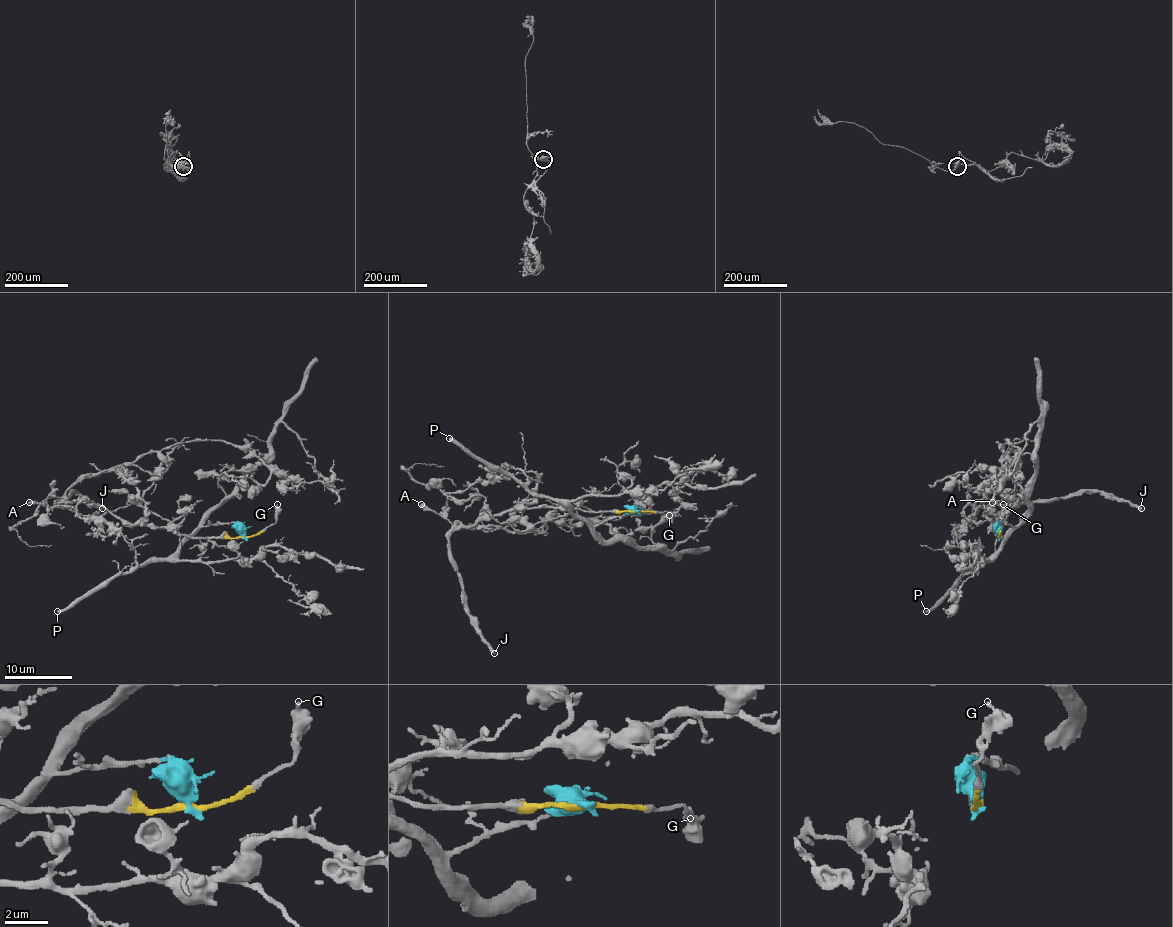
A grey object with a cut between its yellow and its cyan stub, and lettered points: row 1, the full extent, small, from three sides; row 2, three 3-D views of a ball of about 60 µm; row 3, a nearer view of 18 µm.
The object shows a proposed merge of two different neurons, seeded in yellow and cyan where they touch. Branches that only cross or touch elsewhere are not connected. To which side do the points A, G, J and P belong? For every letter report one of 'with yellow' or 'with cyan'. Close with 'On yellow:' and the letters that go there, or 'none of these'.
A: with yellow
G: with yellow
J: with yellow
P: with cyan
On yellow: A, G, J

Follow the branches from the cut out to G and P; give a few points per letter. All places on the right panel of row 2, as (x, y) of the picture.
G: (1000, 537), (1003, 504)
P: (1000, 537), (1000, 522), (1013, 527), (1005, 542), (983, 564), (963, 576), (926, 611)

